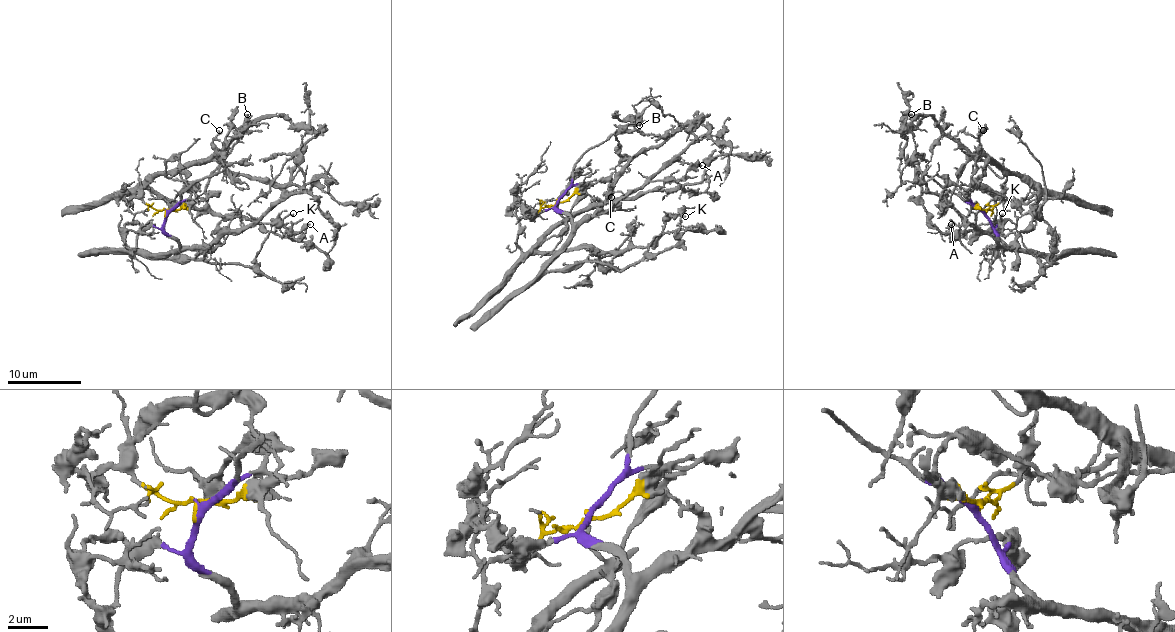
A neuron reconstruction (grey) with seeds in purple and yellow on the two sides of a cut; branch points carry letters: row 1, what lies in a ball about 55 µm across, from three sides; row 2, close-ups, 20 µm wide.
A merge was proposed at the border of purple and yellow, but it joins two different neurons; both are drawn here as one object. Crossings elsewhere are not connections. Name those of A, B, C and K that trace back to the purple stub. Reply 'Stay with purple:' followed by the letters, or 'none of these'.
Stay with purple: A, K

